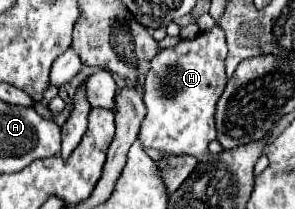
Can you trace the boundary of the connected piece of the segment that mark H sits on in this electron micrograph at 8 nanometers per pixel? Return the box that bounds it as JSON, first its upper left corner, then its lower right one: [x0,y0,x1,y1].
[142,27,228,155]

